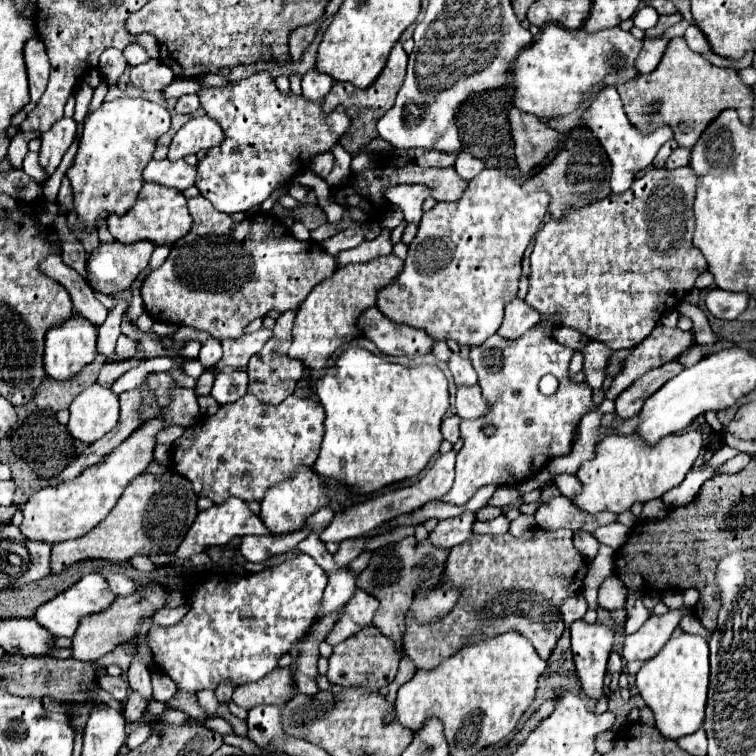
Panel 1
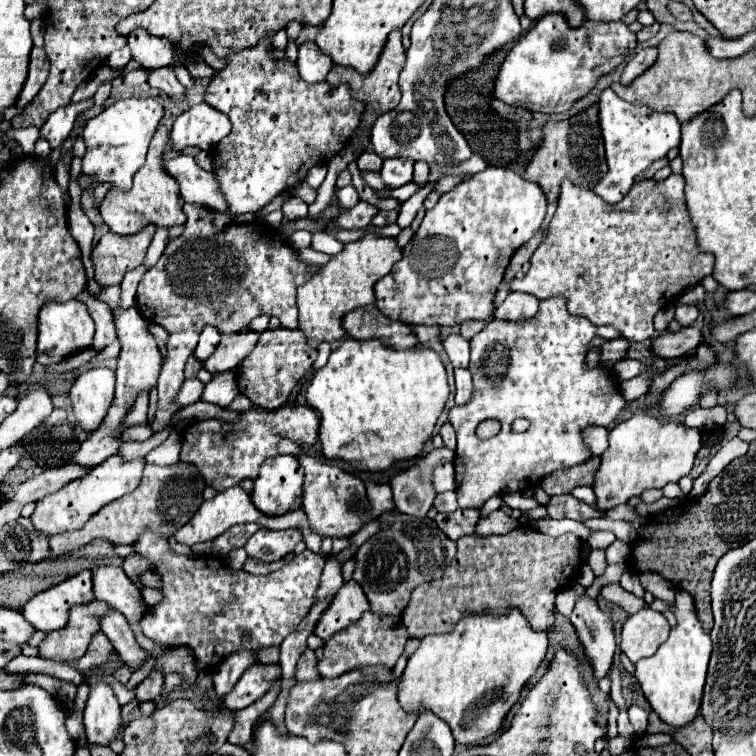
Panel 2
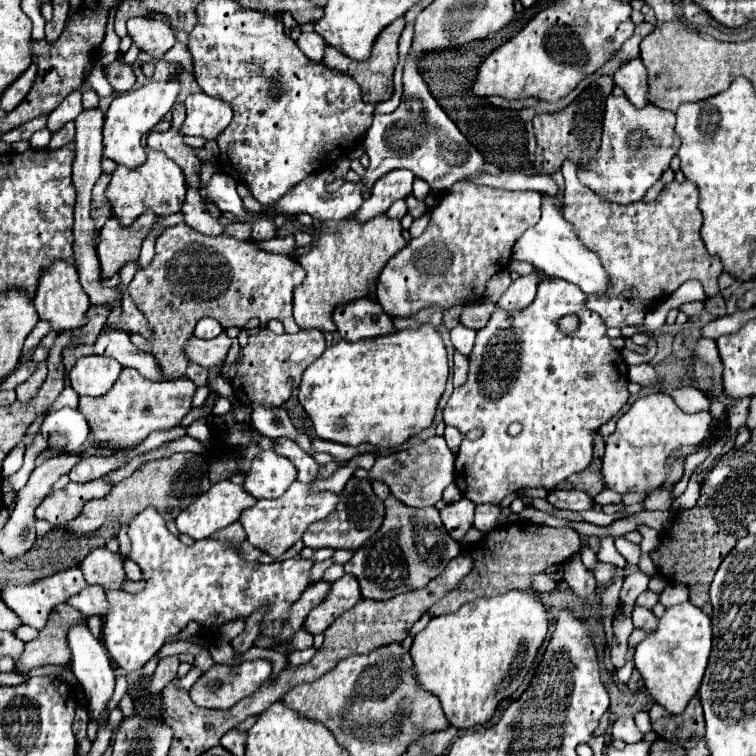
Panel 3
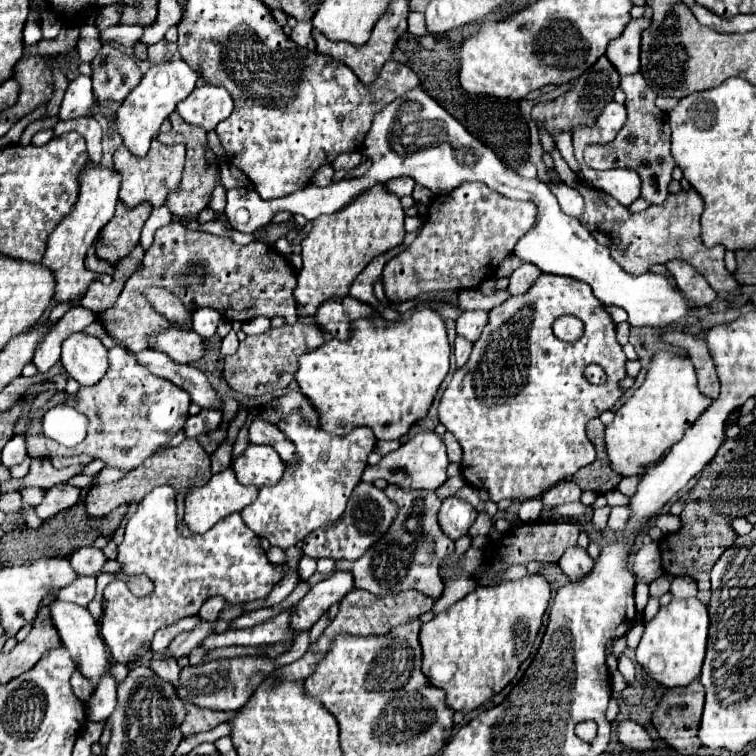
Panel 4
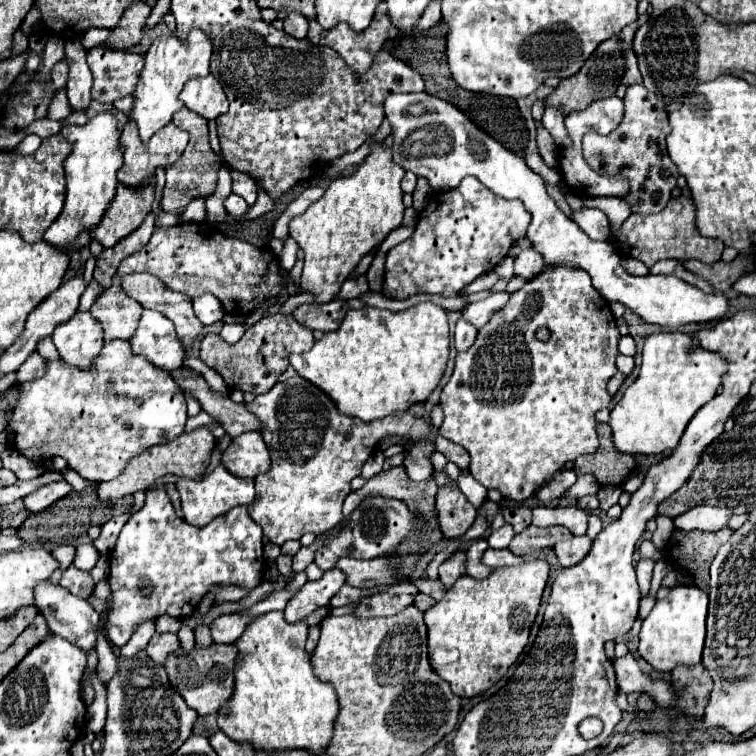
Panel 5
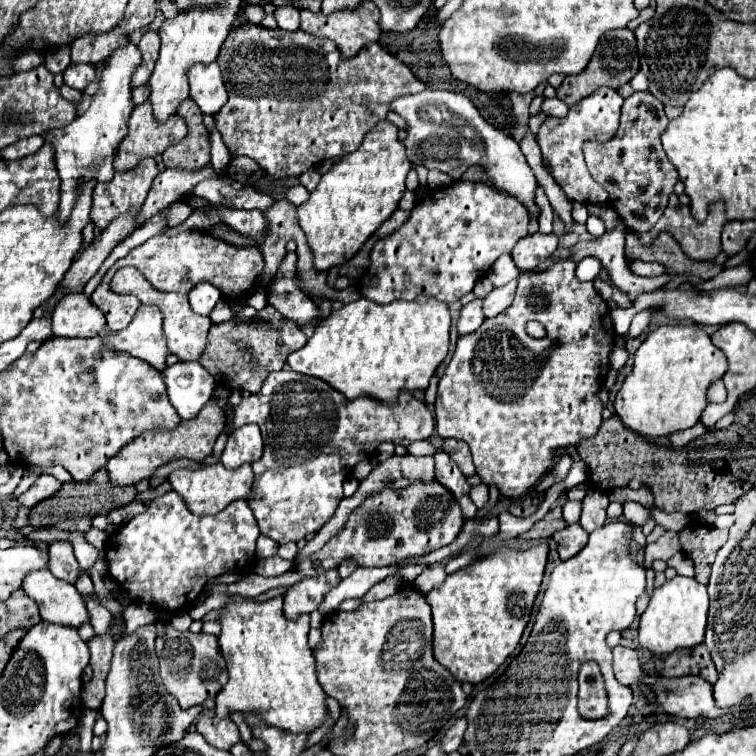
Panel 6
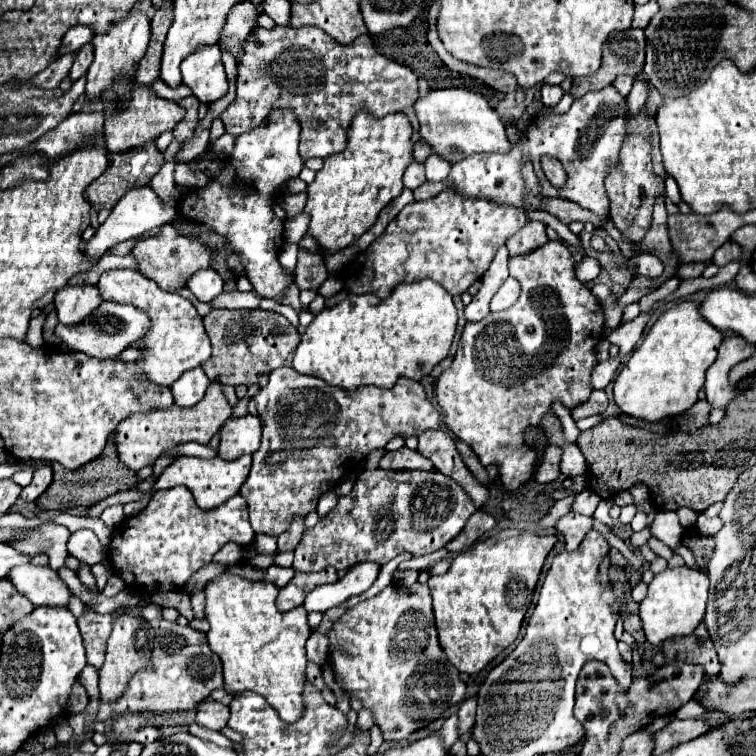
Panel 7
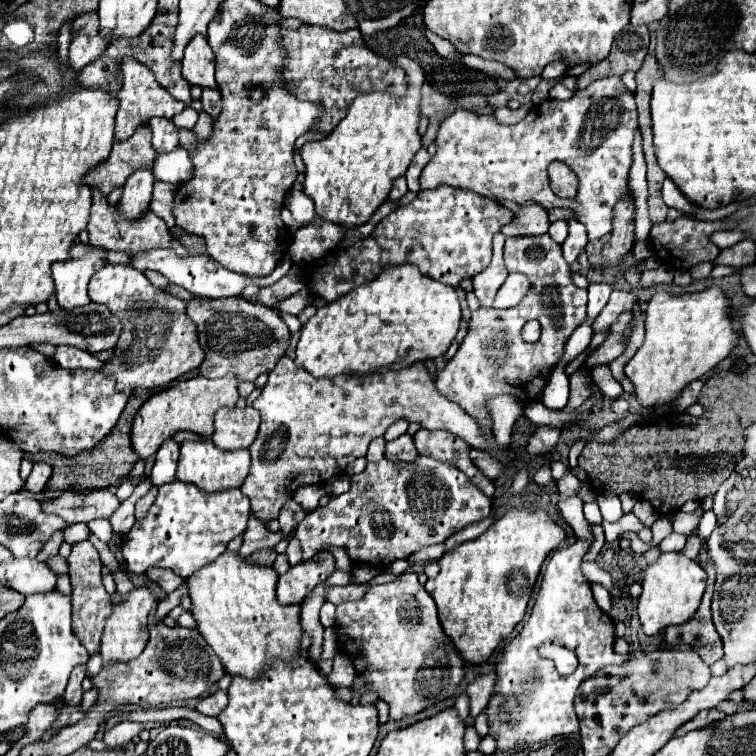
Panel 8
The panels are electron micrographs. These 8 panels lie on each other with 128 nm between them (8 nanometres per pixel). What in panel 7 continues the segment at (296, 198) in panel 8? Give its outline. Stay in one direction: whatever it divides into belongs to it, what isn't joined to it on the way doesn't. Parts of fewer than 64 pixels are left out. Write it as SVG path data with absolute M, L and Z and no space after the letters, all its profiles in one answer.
M300 212L294 218L286 220L286 230L284 230L286 240L298 242L298 238L304 236L304 232L308 232L308 224L310 224L310 216L306 212Z

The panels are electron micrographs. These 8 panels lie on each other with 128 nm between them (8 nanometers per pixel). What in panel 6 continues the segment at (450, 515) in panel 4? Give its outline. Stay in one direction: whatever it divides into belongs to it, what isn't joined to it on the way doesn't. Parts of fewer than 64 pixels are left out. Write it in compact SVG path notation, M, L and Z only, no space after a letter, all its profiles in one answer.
M442 448L436 450L434 462L436 462L436 480L440 480L440 484L450 488L456 500L460 500L460 506L464 508L464 518L474 518L478 508L470 500L470 484L466 476L460 472L460 468L456 468L452 458Z

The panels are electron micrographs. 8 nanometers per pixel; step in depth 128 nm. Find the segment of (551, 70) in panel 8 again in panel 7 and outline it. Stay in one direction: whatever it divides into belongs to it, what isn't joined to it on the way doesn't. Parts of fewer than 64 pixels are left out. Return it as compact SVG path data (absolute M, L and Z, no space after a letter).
M542 84L542 104L544 106L556 106L564 94L564 90L560 86L552 86L552 84Z

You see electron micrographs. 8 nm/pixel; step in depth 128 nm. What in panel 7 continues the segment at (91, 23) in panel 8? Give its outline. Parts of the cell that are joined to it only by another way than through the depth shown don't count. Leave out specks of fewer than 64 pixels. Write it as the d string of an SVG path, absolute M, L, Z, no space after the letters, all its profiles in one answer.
M76 24L76 26L72 26L70 32L66 32L58 54L62 56L62 54L72 54L72 52L76 52L80 46L88 44L88 42L92 40L92 36L94 36L92 26L88 26L88 24Z

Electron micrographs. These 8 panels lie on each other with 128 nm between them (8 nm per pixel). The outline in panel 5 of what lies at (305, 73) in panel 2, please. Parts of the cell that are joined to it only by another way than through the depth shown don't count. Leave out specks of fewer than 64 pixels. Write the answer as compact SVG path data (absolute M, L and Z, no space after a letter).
M288 12L284 18L284 32L292 34L296 38L306 38L308 20L300 12Z

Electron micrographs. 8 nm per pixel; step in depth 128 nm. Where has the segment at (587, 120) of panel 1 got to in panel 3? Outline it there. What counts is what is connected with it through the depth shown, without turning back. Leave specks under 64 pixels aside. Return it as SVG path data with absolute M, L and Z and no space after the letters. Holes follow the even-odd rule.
M610 96L606 102L603 117L600 160L592 158L588 166L586 164L578 166L578 178L592 190L600 192L610 202L632 204L636 200L642 200L644 192L660 180L662 172L670 166L670 160L676 154L674 122L676 122L674 112L660 110L652 104L646 104L644 108L634 108L628 102L628 98ZM636 128L644 130L648 142L646 142L646 146L642 146L638 150L638 154L632 154L626 144L626 136L628 136L628 132L632 132Z

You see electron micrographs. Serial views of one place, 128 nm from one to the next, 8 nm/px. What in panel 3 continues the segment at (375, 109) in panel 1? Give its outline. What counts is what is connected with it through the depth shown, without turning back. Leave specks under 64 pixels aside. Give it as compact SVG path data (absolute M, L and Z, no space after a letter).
M404 16L396 18L392 24L388 24L378 34L378 38L376 38L376 42L372 46L372 54L370 54L368 60L352 60L342 50L338 50L334 46L326 46L324 64L328 64L328 68L332 68L332 70L350 74L360 84L362 96L364 96L366 102L378 104L382 100L388 100L392 96L392 74L394 74L394 68L396 68L396 62L398 62L398 38L400 38L402 30L404 30Z

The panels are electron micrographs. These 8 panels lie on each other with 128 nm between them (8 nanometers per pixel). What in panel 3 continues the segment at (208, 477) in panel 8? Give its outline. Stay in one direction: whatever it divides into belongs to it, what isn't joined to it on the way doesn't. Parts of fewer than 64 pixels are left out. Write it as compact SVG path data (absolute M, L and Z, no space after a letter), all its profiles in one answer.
M220 480L216 484L212 484L212 488L208 492L204 492L202 496L198 496L186 510L182 510L176 518L176 526L178 526L178 532L182 534L188 534L192 536L194 540L200 540L200 538L208 538L210 534L214 534L216 530L220 528L226 528L228 524L236 522L240 512L248 506L254 506L256 504L256 498L252 494L248 494L242 486L230 482L230 480Z

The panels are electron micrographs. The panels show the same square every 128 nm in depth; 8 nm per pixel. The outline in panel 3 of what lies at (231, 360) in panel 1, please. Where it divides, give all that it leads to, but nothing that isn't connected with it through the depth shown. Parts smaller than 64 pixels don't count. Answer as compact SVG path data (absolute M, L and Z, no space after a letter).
M222 332L212 340L200 340L192 336L184 344L184 356L190 362L196 362L208 370L212 370L214 366L220 368L228 350L230 350L230 338L226 336L226 332Z

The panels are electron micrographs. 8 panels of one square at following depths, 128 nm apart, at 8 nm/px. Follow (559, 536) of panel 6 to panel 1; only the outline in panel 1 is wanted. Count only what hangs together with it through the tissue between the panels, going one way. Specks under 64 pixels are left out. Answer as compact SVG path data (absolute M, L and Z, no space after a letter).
M574 620L572 630L572 652L576 672L586 696L600 698L606 662L614 644L614 628L610 624L588 624L586 620Z

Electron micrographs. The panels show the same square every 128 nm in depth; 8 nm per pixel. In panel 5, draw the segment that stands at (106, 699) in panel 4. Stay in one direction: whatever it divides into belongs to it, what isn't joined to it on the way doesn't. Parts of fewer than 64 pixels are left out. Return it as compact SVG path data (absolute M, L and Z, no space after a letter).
M98 624L96 652L98 652L98 676L100 676L102 684L106 686L108 680L110 680L110 678L114 676L114 672L116 672L116 656L114 656L114 650L112 650L110 642L106 640L104 624Z

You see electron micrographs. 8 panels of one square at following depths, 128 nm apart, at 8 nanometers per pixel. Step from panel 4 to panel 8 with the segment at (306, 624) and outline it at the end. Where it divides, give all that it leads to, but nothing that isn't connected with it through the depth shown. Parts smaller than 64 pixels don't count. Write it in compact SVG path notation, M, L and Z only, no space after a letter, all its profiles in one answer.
M326 550L314 558L298 562L278 578L276 594L280 604L300 604L318 584L322 584L334 572L334 556Z

